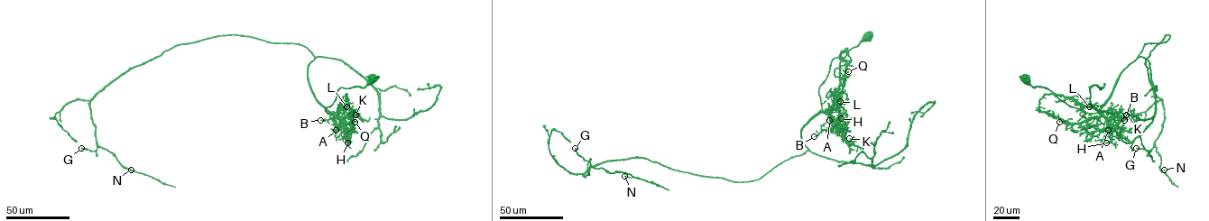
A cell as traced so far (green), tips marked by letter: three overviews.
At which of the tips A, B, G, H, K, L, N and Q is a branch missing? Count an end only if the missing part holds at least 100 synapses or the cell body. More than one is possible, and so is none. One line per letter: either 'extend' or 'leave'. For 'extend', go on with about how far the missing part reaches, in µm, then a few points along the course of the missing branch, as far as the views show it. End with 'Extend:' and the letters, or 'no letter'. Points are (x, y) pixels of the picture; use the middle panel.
A: leave
B: leave
G: leave
H: leave
K: leave
L: leave
N: leave
Q: leave
Extend: no letter

